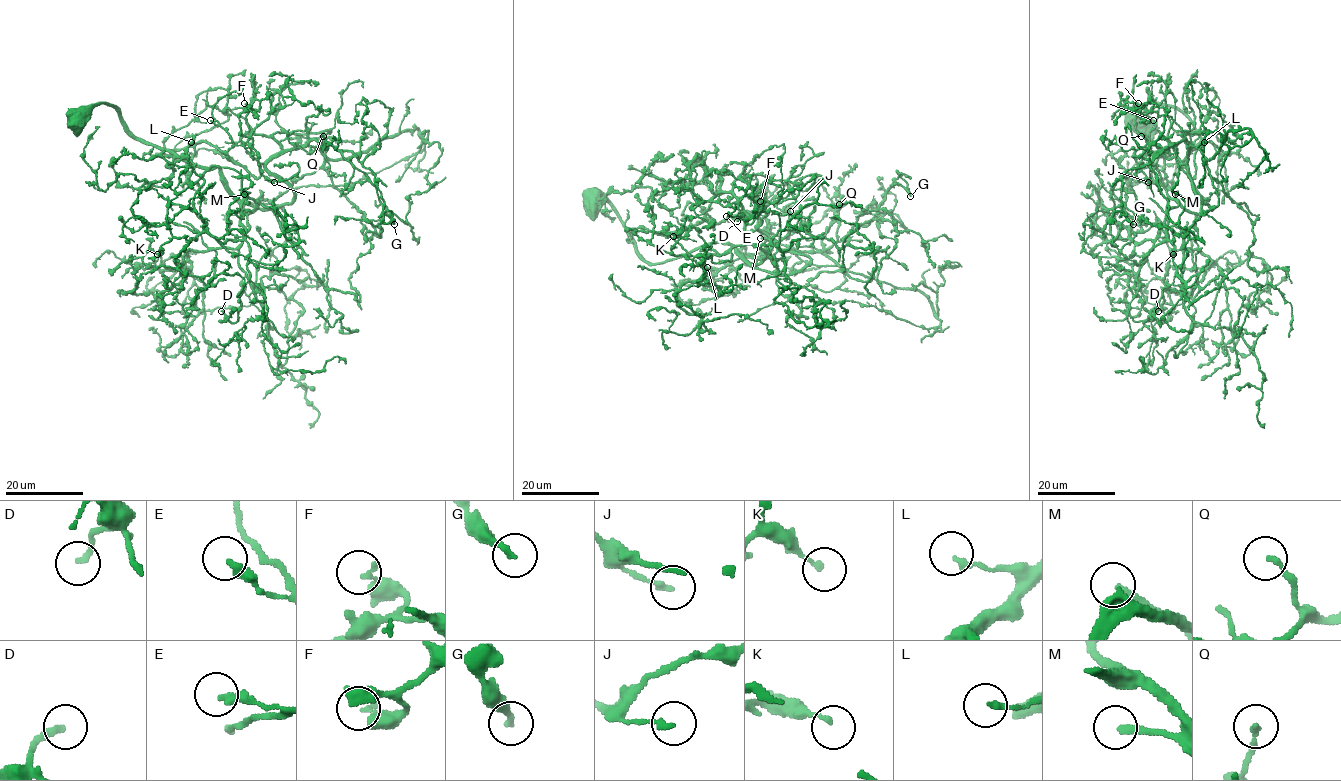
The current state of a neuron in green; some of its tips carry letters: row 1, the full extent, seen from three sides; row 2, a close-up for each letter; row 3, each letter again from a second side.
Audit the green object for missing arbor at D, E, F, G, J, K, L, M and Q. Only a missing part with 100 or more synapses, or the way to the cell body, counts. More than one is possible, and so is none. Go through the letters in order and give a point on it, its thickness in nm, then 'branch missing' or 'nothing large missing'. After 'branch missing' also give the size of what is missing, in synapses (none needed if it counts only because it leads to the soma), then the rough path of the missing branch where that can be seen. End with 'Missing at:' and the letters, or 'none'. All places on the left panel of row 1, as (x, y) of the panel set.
D: at (221, 311); 200 nm thick; nothing large missing
E: at (210, 120); 280 nm thick; nothing large missing
F: at (244, 103); 280 nm thick; nothing large missing
G: at (394, 224); 220 nm thick; nothing large missing
J: at (274, 182); 160 nm thick; nothing large missing
K: at (157, 254); 150 nm thick; nothing large missing
L: at (191, 142); 180 nm thick; nothing large missing
M: at (244, 194); 200 nm thick; branch missing; about 350 synapses; missing branch runs (244, 194), (205, 181), (188, 116), (178, 108), (150, 109), (129, 121), (119, 135), (140, 120), (139, 101)
Q: at (323, 136); 180 nm thick; nothing large missing
Missing at: M

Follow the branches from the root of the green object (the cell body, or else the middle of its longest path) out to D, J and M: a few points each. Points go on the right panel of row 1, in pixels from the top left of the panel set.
D: (1134, 121), (1165, 104), (1200, 136), (1179, 167), (1201, 210), (1168, 199), (1137, 275), (1161, 322), (1158, 311)
J: (1134, 121), (1160, 103), (1191, 122), (1200, 140), (1179, 167), (1211, 208), (1152, 144), (1135, 153), (1148, 182)
M: (1134, 121), (1141, 105), (1160, 103), (1197, 131), (1179, 167), (1201, 210), (1185, 209), (1175, 194)

